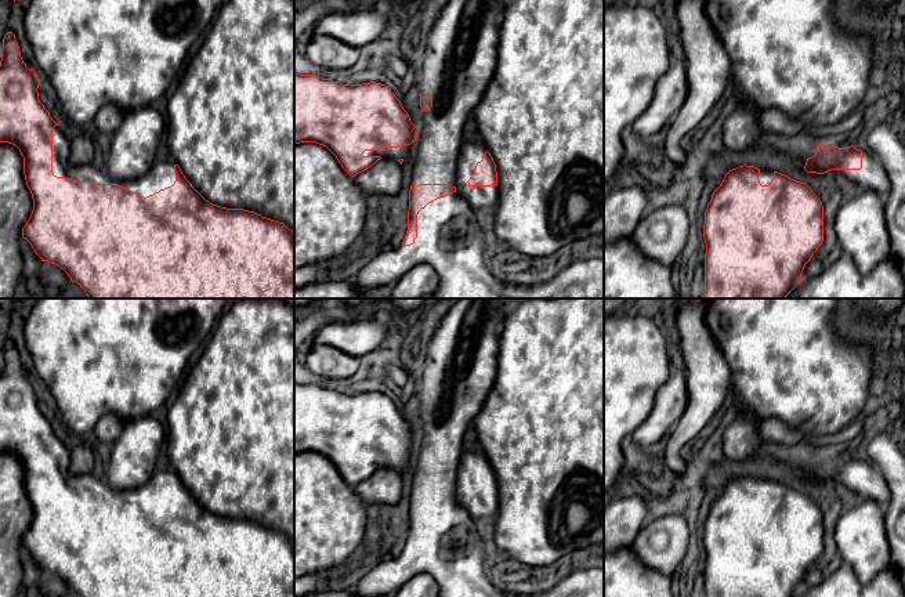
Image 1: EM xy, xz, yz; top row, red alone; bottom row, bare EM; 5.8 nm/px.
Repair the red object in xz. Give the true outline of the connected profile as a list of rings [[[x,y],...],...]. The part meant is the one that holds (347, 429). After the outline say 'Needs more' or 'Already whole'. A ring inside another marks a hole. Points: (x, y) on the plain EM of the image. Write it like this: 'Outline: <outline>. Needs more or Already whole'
Outline: [[[294,381],[294,455],[316,452],[326,456],[351,486],[381,468],[363,466],[365,460],[410,455],[417,441],[419,435],[410,431],[401,410],[385,394],[370,391],[351,395]]]. Already whole

